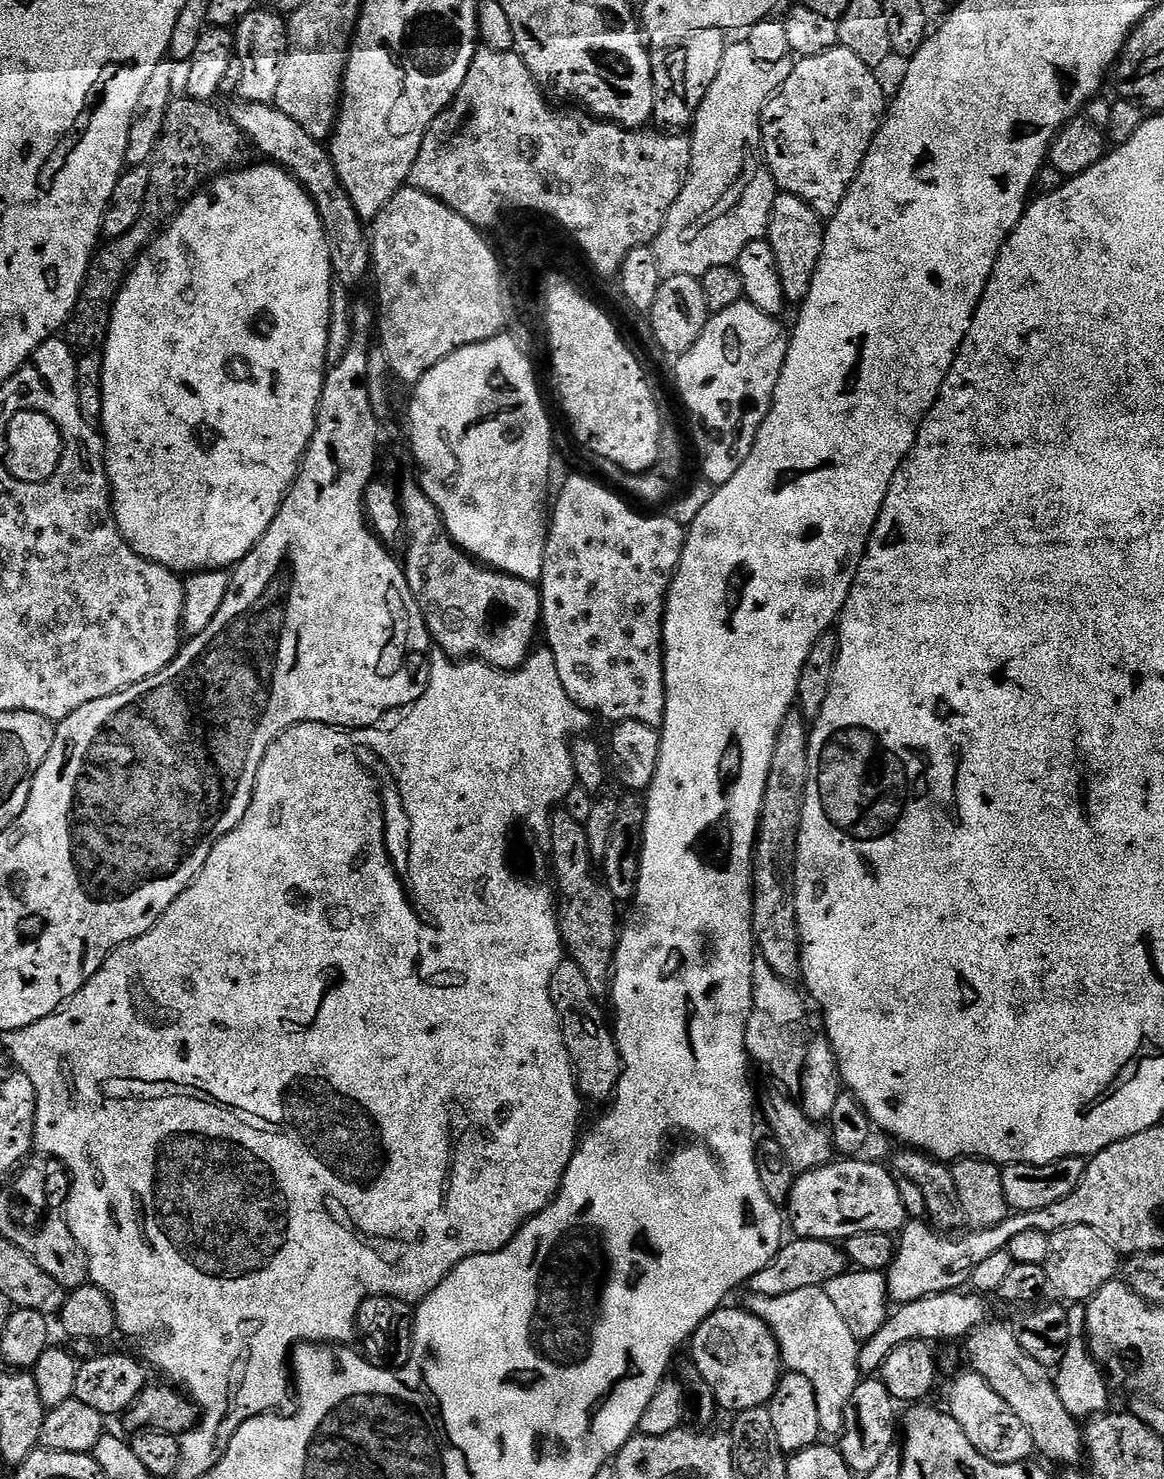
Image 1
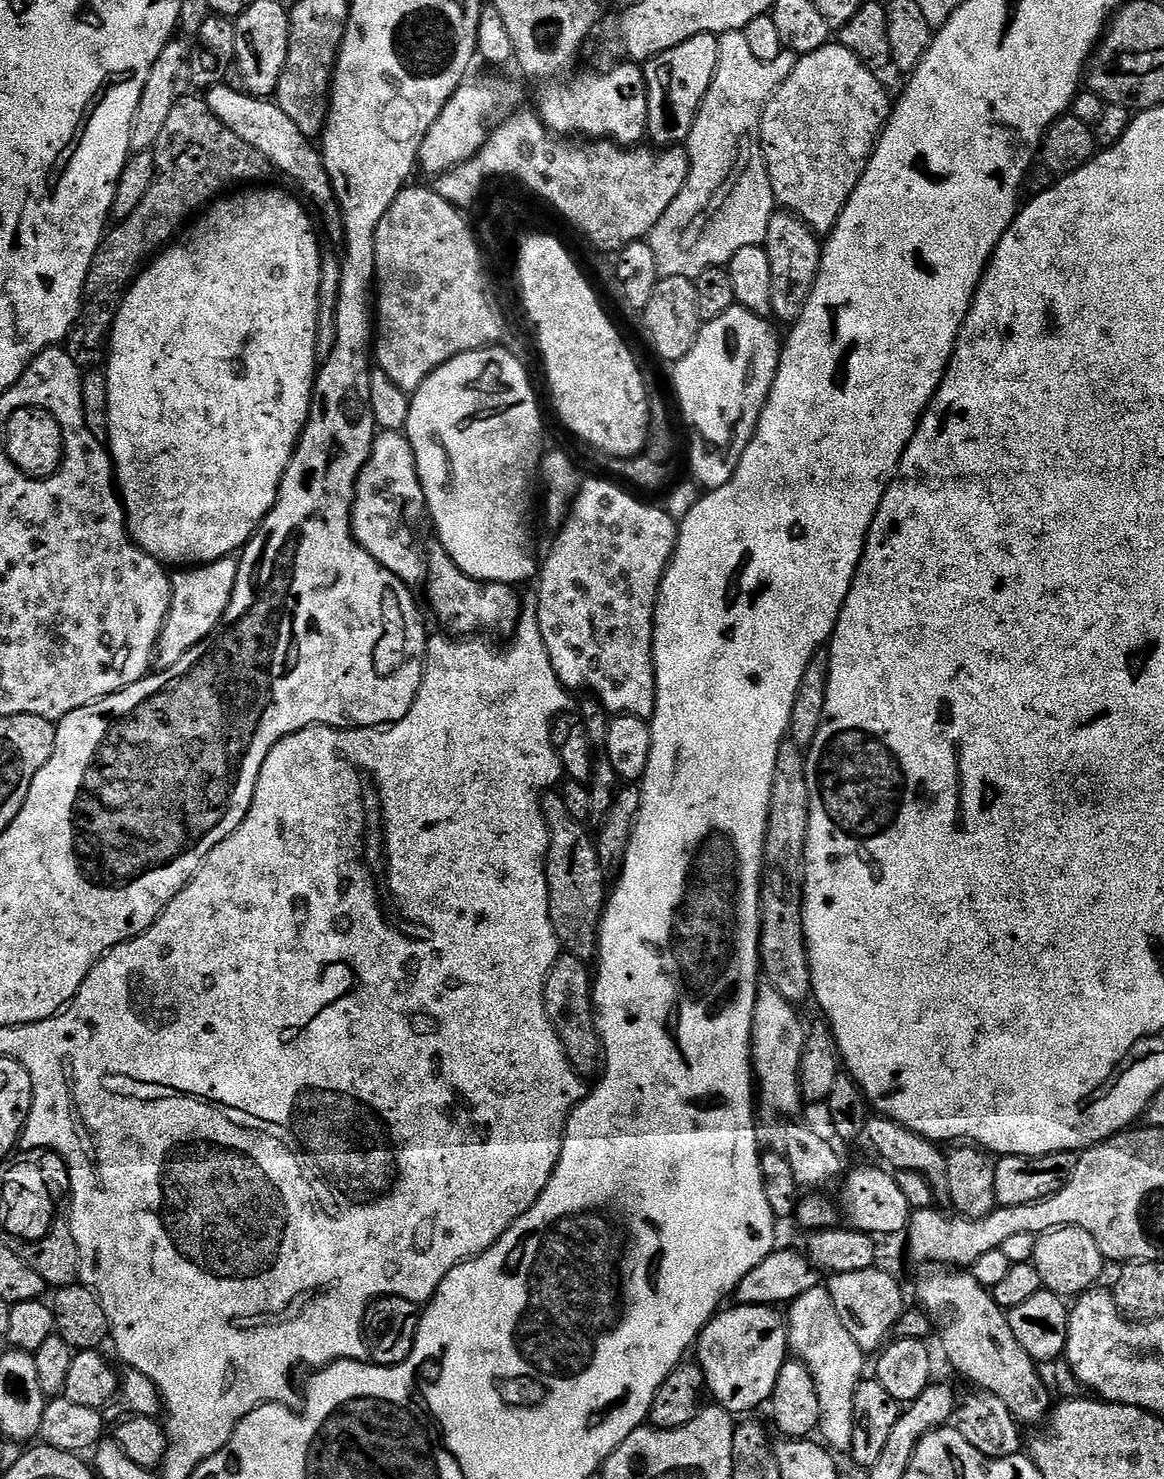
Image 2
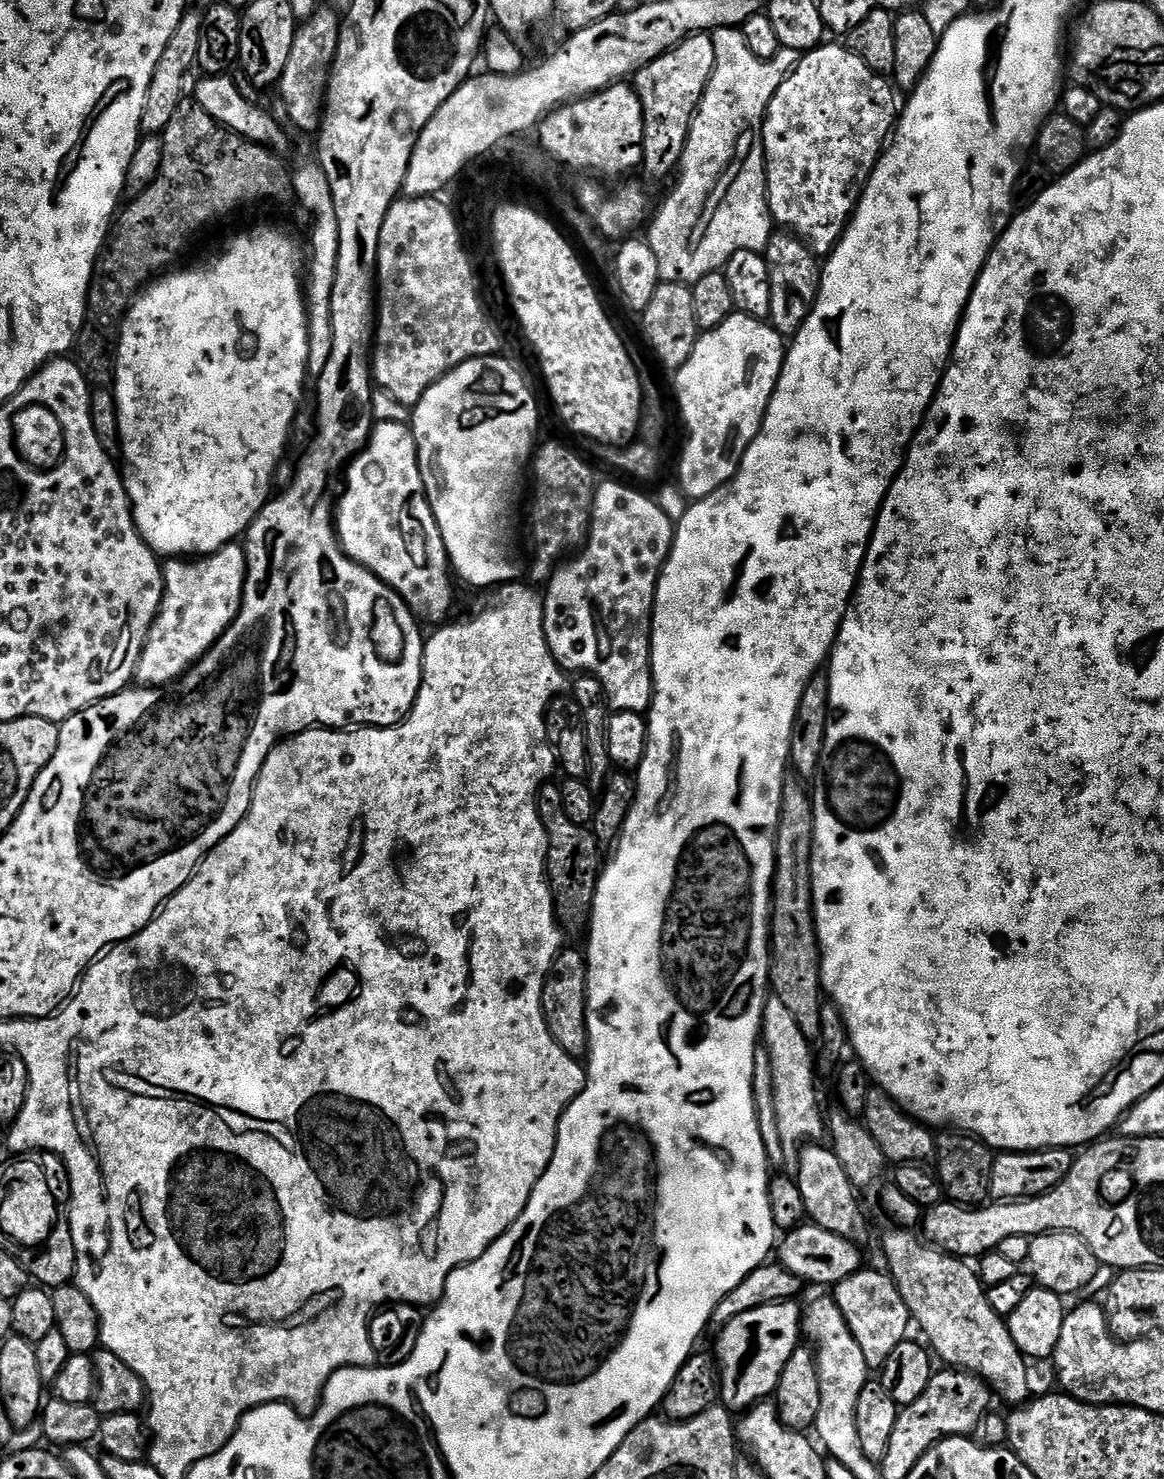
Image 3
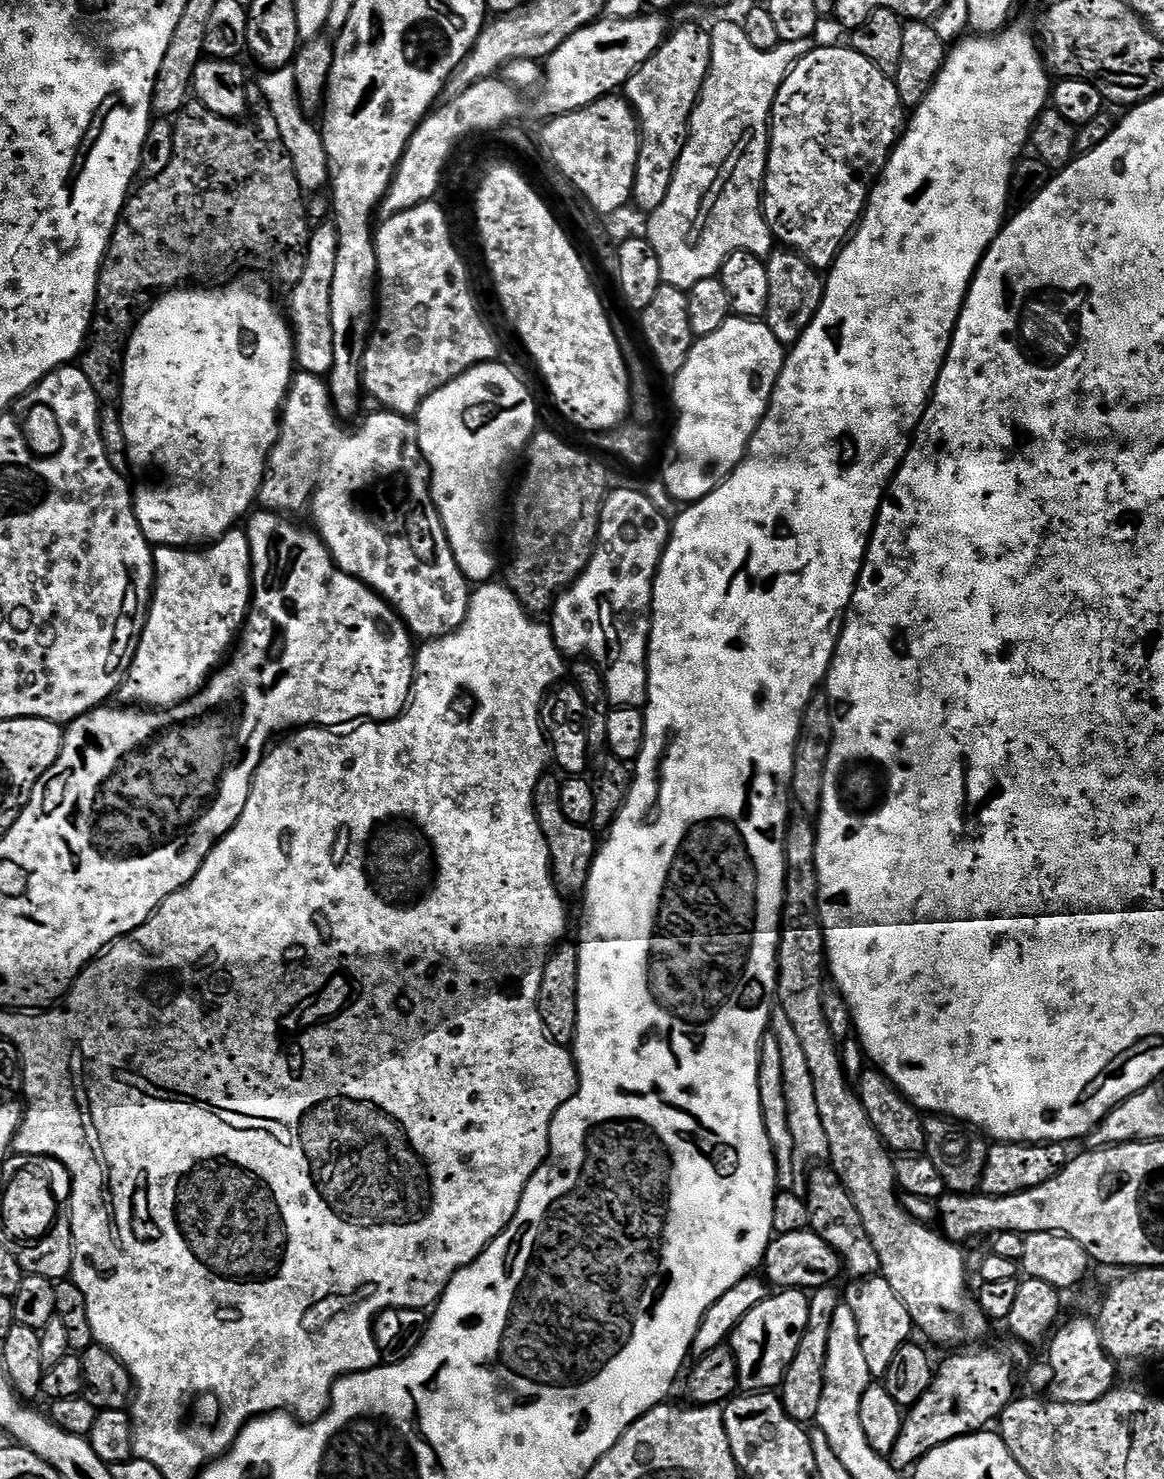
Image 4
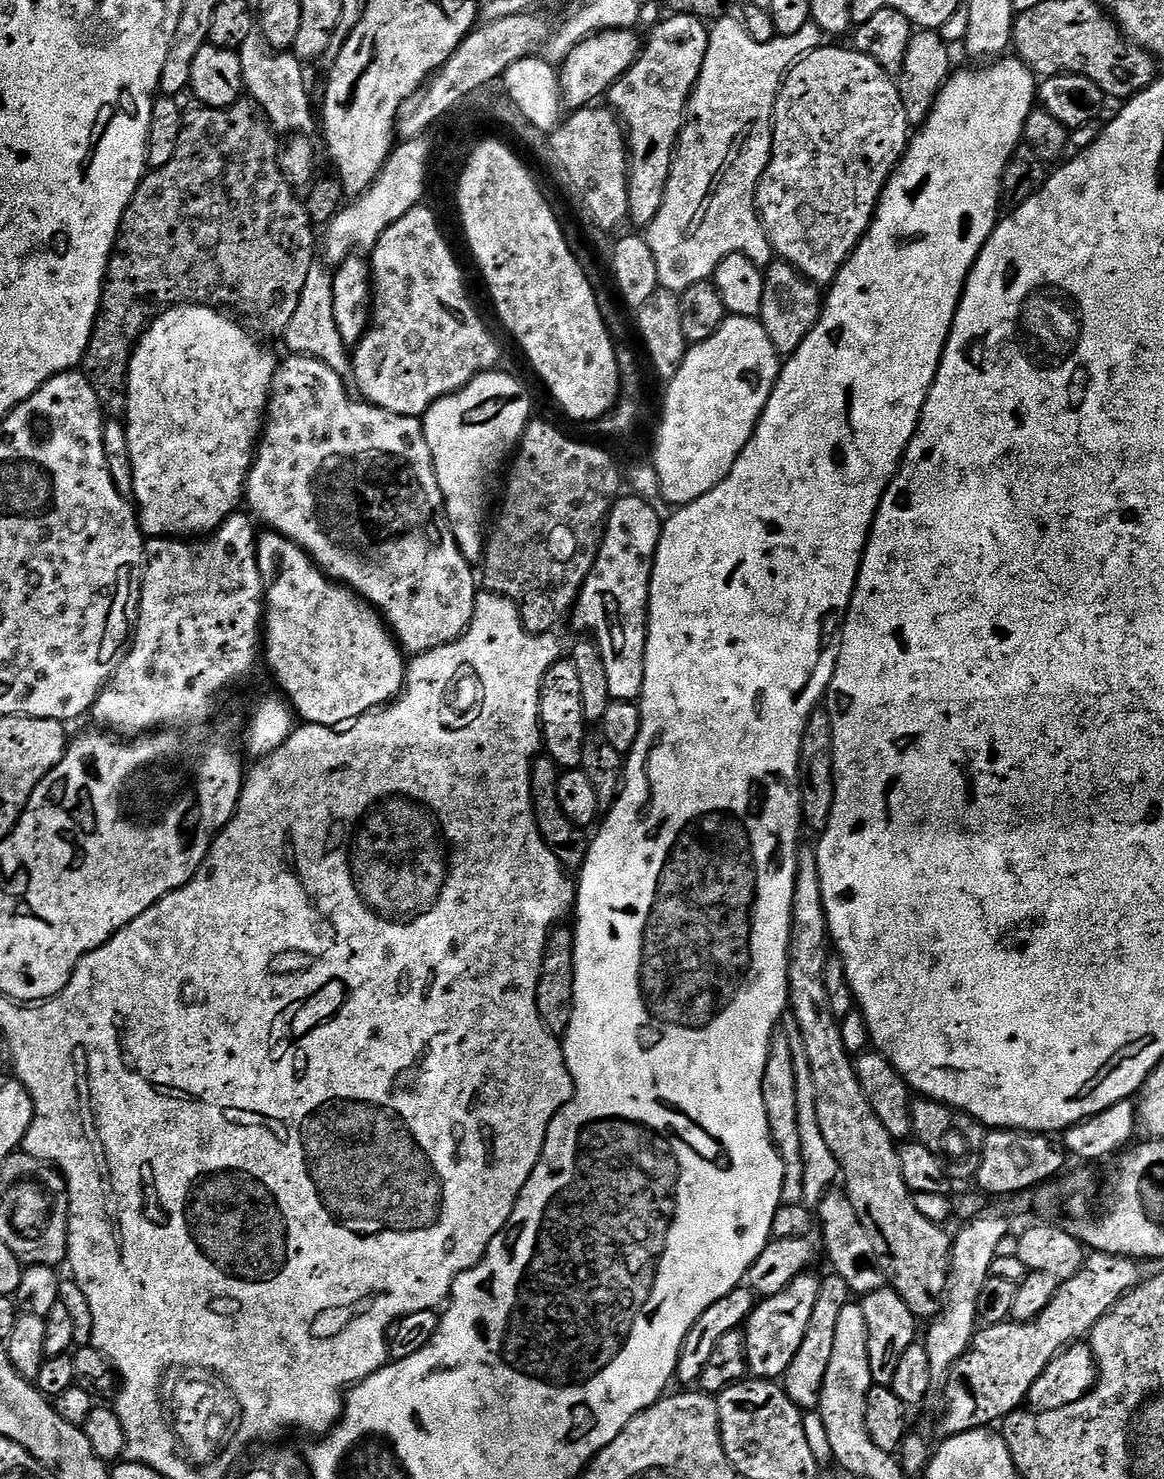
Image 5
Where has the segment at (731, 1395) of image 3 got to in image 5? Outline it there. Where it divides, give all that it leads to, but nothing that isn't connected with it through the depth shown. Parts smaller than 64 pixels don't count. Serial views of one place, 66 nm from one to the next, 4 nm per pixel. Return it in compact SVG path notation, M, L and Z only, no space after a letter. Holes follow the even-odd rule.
M812 1275L794 1278L786 1290L761 1299L753 1307L752 1315L748 1317L743 1329L748 1370L753 1377L775 1381L783 1377L790 1362L794 1362L794 1354L798 1354L798 1346L802 1346L802 1338L806 1338L806 1326L810 1326L814 1302L818 1302L821 1277Z

